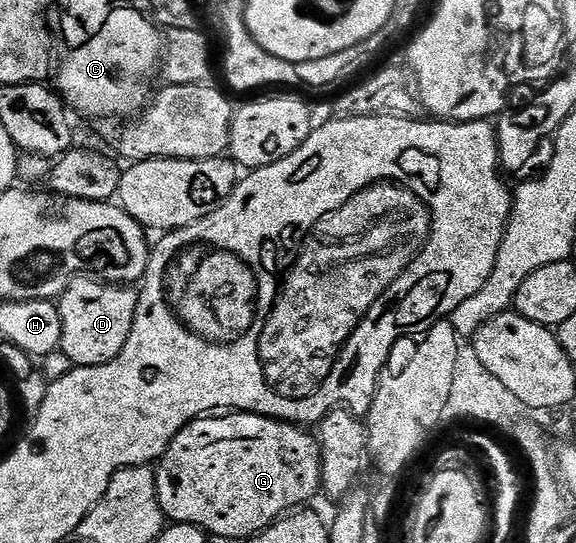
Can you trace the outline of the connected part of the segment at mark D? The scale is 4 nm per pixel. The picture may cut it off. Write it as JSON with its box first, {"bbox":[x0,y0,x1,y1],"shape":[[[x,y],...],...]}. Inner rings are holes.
{"bbox":[57,277,138,367],"shape":[[[95,277],[72,279],[57,300],[61,313],[59,345],[71,364],[77,367],[96,367],[113,361],[113,357],[125,349],[125,341],[129,341],[138,304],[138,290],[130,286],[100,281]]]}

